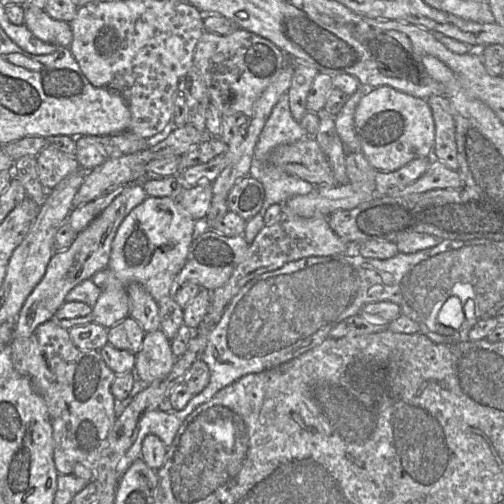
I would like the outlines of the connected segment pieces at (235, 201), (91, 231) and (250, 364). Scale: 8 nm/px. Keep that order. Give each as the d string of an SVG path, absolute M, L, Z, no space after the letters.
M248 175L235 183L227 195L226 204L231 212L249 220L260 212L264 200L263 184L255 177Z
M141 181L128 184L86 229L78 233L68 249L56 252L51 257L43 278L26 298L15 319L13 338L30 336L39 325L52 319L65 302L65 297L70 290L82 281L90 279L96 272L108 267L112 242L119 225L147 197Z
M351 250L331 256L310 256L248 281L231 299L208 335L202 357L210 372L208 385L177 412L156 409L143 416L136 441L117 466L117 486L130 465L142 459L142 443L147 435L157 436L170 447L183 421L198 406L241 377L279 366L320 345L340 322L361 313L366 304L376 302L374 286L384 284L384 272L393 276L394 287L397 283L401 285L402 277L411 268L428 259L429 251L425 250L398 253L388 259L364 258Z

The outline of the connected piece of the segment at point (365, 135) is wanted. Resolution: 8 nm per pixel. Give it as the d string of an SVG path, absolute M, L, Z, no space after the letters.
M379 86L357 104L354 125L361 153L377 171L392 172L416 158L432 157L435 125L426 100Z

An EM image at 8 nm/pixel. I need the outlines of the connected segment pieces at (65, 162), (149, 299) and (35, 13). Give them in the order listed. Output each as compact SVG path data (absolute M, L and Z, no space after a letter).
M47 144L35 157L41 184L52 190L68 175L81 169L76 158L68 156L55 146Z
M132 282L126 286L129 298L129 314L145 332L160 329L159 307L157 301L139 283Z
M26 7L24 25L41 41L69 47L73 33L68 22L50 17L44 9Z

